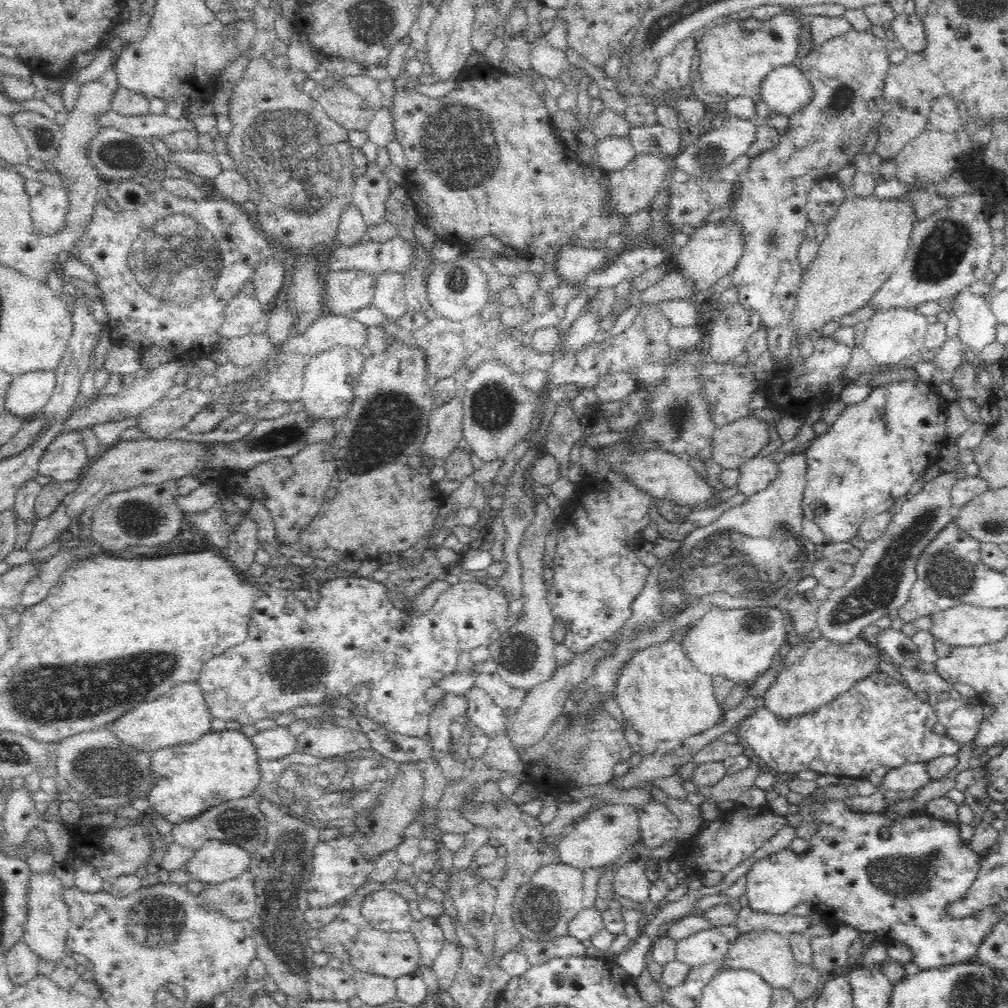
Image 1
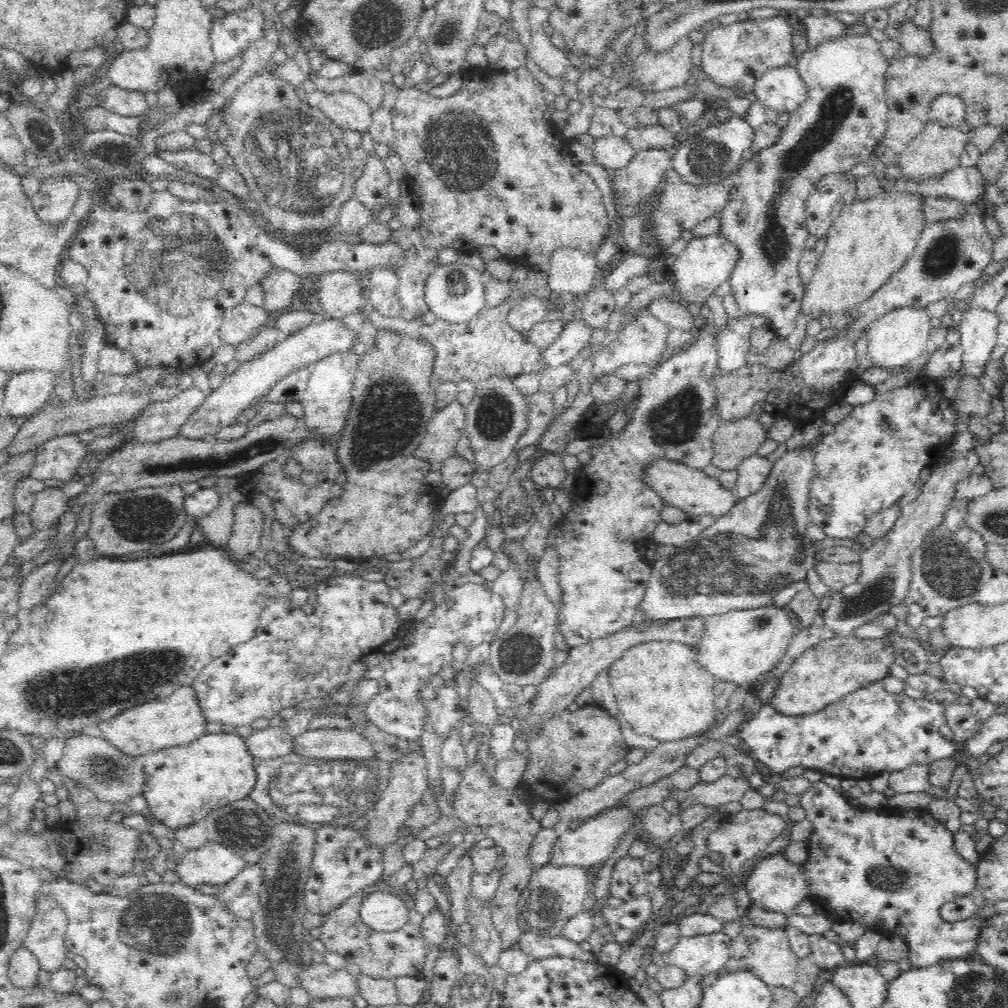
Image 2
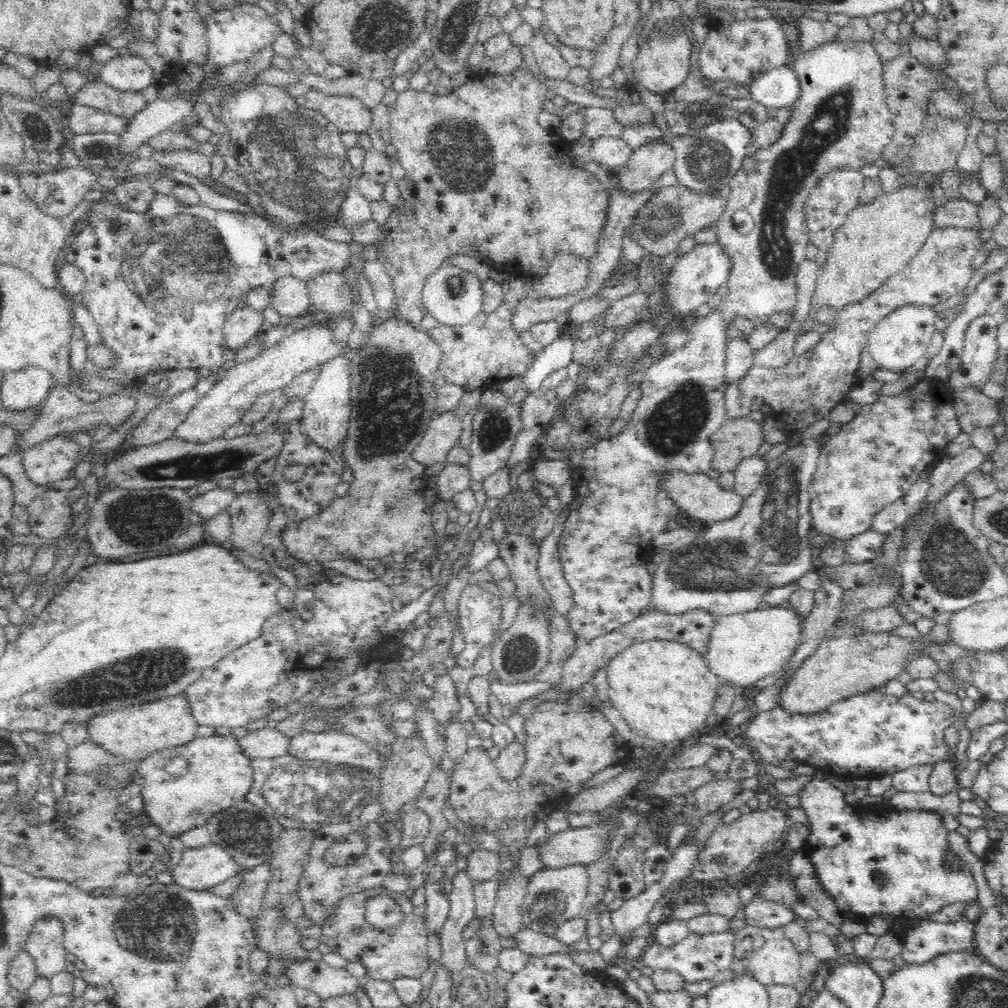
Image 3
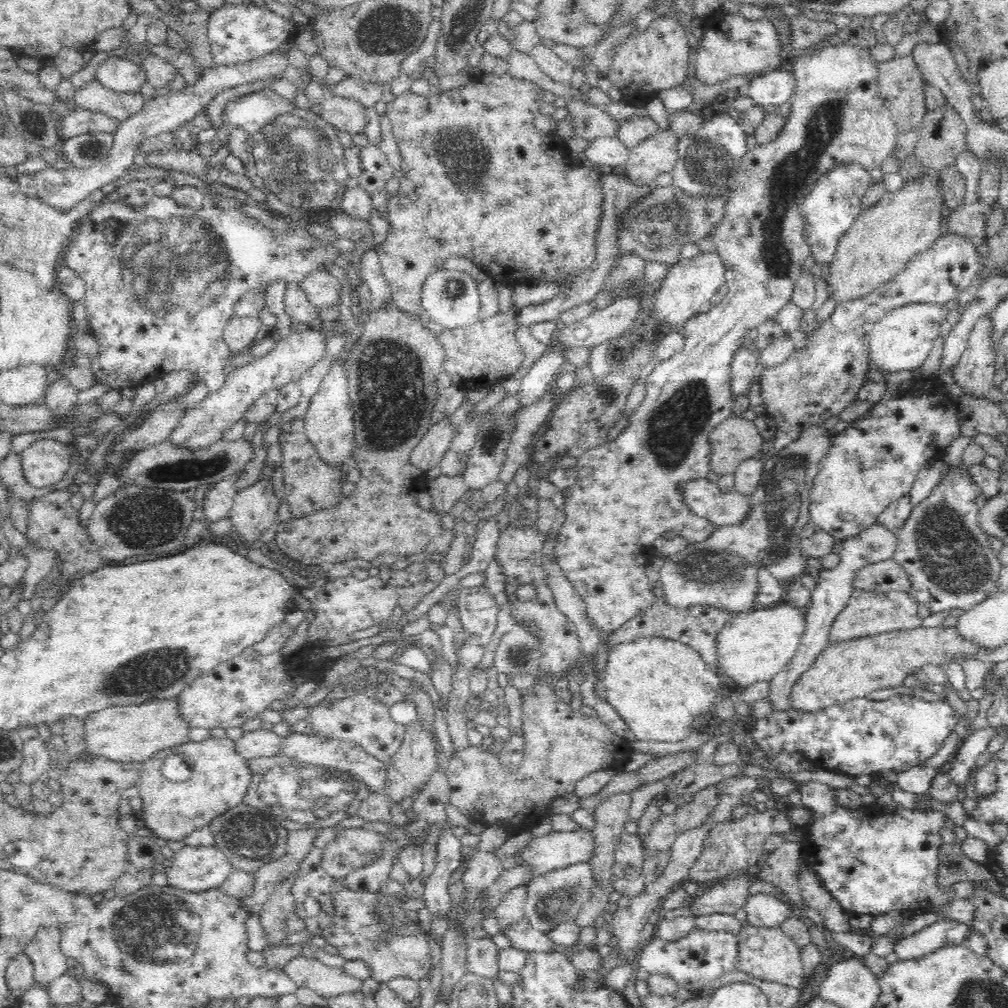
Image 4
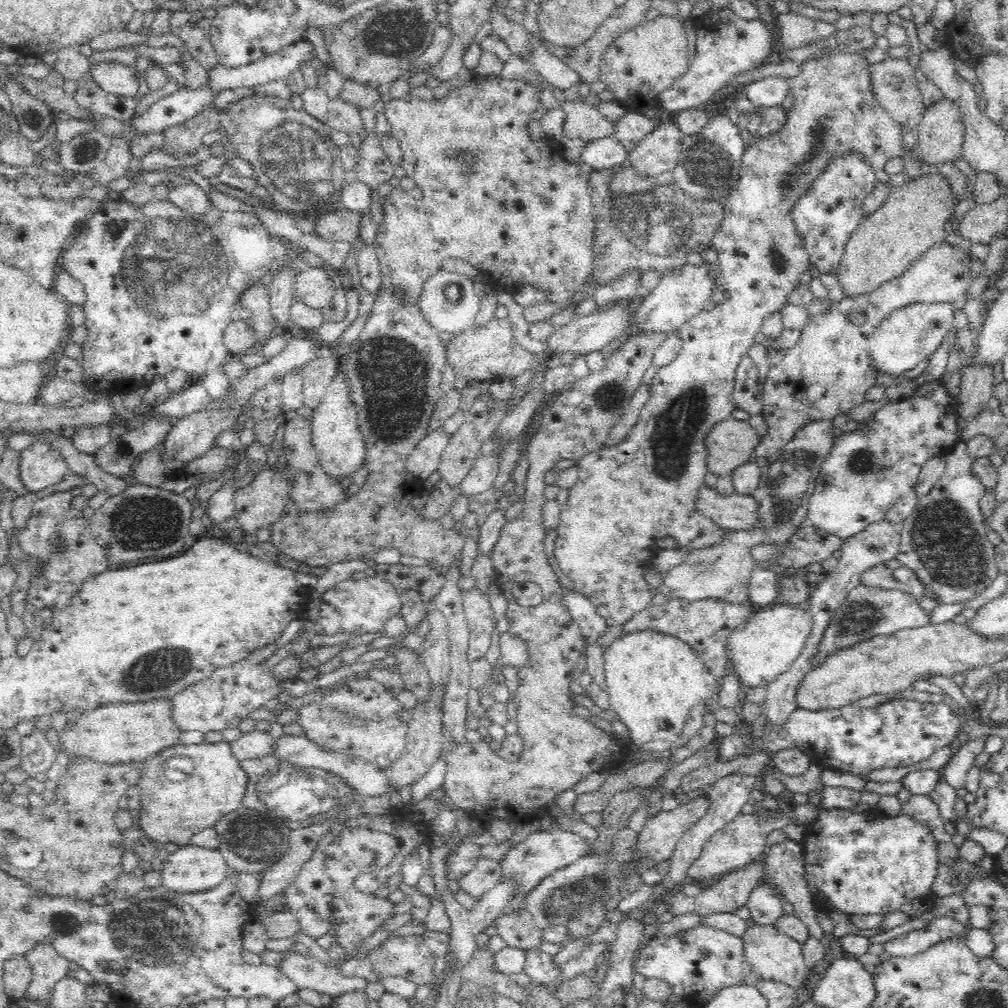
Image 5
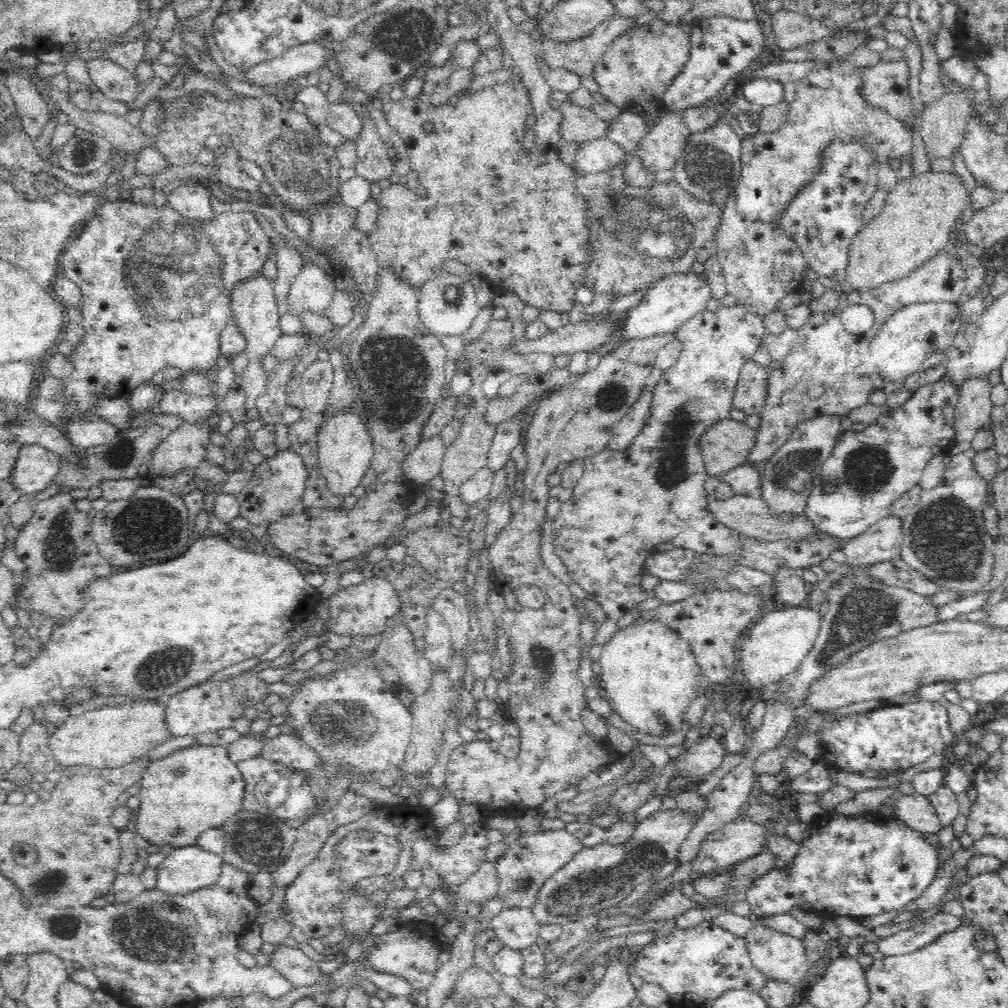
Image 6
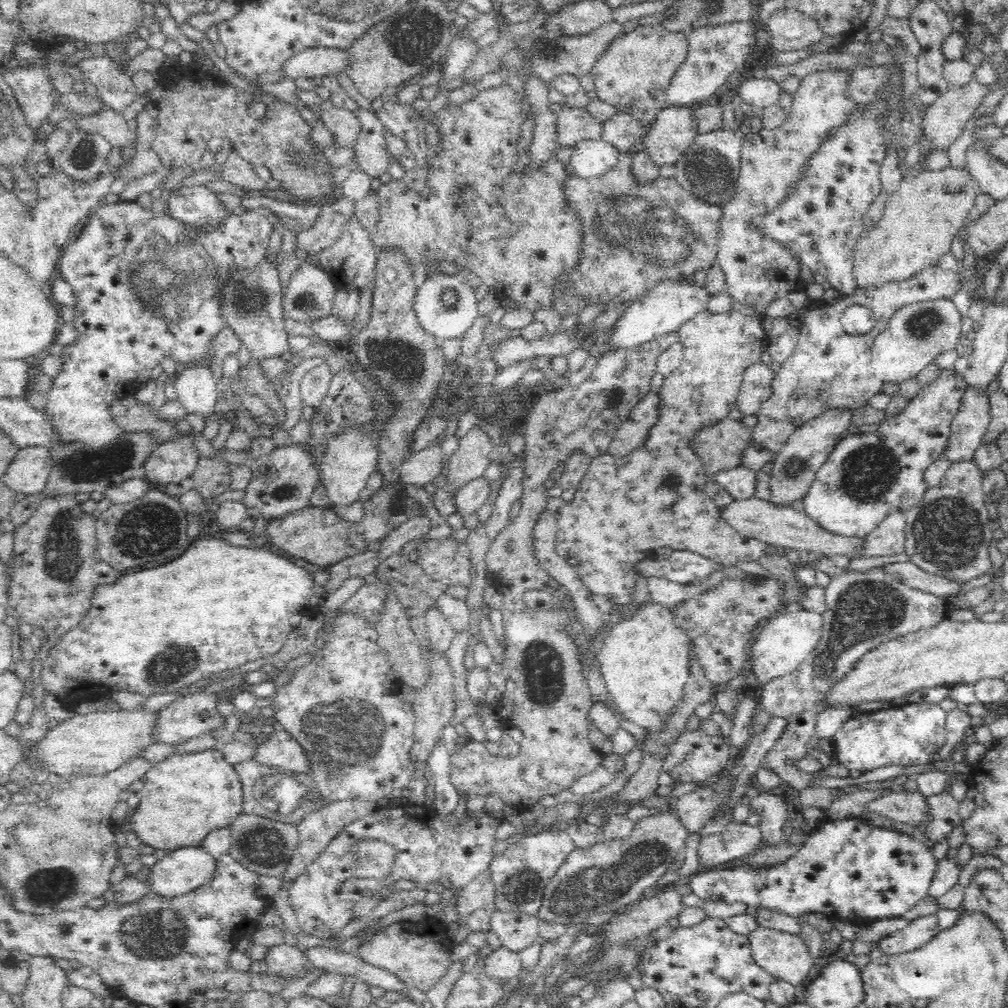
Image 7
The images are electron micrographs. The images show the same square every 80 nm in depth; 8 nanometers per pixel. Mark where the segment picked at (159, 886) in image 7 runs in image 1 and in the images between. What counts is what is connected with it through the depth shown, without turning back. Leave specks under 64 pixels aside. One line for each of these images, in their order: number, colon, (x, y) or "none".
1: (217, 860)
2: (213, 863)
3: (204, 867)
4: (201, 868)
5: (191, 868)
6: (188, 868)

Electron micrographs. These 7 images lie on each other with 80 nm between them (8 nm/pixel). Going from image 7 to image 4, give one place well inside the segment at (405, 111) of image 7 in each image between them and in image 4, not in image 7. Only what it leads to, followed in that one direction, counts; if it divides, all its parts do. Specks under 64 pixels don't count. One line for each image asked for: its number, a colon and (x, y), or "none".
4: (491, 188)
5: (508, 202)
6: (513, 217)

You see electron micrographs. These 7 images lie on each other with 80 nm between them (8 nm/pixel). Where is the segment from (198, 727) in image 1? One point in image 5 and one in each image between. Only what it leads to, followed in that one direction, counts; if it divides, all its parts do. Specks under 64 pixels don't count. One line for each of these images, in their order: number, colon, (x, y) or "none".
2: (178, 719)
3: (135, 732)
4: (128, 733)
5: (121, 732)

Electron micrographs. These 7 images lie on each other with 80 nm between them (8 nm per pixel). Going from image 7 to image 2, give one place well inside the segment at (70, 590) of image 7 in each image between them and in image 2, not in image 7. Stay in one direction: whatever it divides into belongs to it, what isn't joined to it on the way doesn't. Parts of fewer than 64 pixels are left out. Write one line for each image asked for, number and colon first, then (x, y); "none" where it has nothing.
2: (51, 502)
3: (49, 513)
4: (53, 523)
5: (56, 532)
6: (56, 544)

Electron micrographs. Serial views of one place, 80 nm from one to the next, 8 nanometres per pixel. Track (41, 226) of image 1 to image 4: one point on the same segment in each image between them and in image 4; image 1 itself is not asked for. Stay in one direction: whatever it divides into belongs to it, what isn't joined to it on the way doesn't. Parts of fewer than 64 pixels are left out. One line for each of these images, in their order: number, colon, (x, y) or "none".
2: (54, 202)
3: (60, 192)
4: (64, 189)

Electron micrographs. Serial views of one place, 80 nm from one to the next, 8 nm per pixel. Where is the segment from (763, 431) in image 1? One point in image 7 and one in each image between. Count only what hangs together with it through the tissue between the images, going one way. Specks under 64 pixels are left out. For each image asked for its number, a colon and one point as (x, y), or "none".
2: (733, 441)
3: (737, 439)
4: (736, 439)
5: (731, 442)
6: (726, 445)
7: (721, 446)

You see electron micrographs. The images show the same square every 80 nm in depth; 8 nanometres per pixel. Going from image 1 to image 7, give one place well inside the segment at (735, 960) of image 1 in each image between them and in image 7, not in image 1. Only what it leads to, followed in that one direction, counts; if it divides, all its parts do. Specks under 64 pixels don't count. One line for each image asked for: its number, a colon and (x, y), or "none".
2: (765, 951)
3: (776, 962)
4: (779, 959)
5: (770, 954)
6: (778, 956)
7: (785, 956)

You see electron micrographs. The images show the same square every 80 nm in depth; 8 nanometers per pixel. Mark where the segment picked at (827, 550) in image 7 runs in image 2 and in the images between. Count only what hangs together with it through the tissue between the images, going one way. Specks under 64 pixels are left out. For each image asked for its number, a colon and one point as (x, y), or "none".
2: (689, 488)
3: (701, 498)
4: (704, 498)
5: (734, 511)
6: (748, 516)

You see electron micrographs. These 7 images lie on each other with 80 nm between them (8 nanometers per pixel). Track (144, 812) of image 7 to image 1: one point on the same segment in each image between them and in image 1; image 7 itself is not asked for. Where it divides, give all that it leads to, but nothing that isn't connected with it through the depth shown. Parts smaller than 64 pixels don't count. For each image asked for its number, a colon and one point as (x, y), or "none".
1: (191, 777)
2: (185, 782)
3: (219, 774)
4: (221, 776)
5: (171, 811)
6: (174, 810)

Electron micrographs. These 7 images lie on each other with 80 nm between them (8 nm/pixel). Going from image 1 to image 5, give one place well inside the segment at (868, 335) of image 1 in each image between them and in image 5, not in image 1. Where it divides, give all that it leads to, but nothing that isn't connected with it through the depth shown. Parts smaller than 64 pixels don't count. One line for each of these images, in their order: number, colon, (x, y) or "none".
2: (897, 337)
3: (899, 340)
4: (908, 332)
5: (910, 334)

